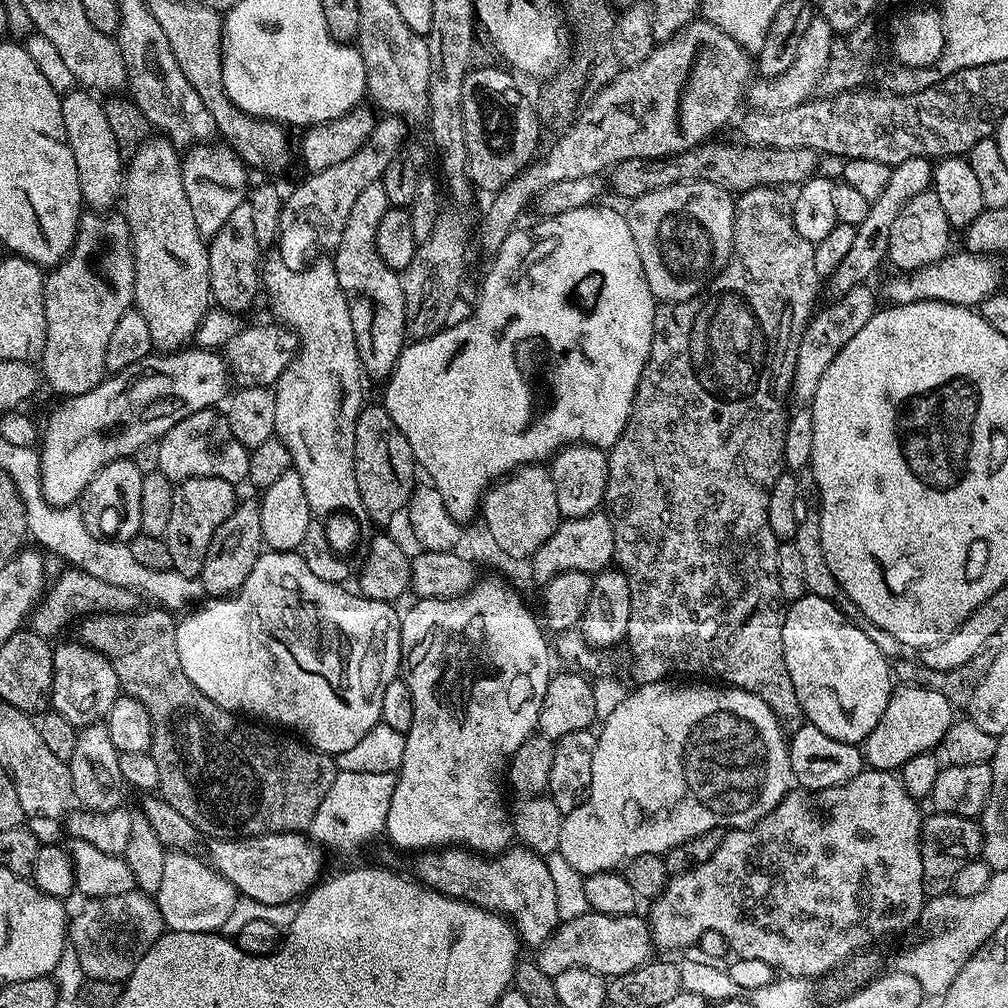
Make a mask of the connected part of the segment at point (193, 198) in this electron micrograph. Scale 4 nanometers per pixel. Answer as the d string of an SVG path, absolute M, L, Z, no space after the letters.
M209 142L191 149L183 157L180 169L182 170L182 186L186 186L186 198L190 198L190 211L194 214L194 222L198 225L201 234L206 238L211 238L218 234L218 230L222 230L226 218L230 218L230 214L234 214L234 210L238 210L238 206L245 203L250 191L249 169L231 147L220 142Z

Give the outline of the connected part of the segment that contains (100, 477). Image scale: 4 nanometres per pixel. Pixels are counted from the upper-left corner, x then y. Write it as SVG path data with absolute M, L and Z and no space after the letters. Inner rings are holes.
M125 458L102 466L102 470L90 478L90 486L86 486L78 507L86 522L86 530L90 530L92 536L103 540L130 542L135 536L141 535L143 477L131 458Z

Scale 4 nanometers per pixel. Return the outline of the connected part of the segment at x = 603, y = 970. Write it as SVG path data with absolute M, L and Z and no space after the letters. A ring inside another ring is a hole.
M589 910L578 918L563 921L550 939L540 945L534 963L550 977L562 974L562 970L585 968L611 978L648 963L653 952L652 931L643 915L611 916Z

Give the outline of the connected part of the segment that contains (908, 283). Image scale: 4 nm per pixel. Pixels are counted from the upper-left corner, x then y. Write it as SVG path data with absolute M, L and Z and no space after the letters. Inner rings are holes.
M967 250L953 251L925 268L909 271L907 274L896 274L884 284L884 296L889 305L913 304L923 300L941 300L947 304L962 304L978 306L990 294L994 294L1001 287L1000 268L993 257L988 254L977 254Z

